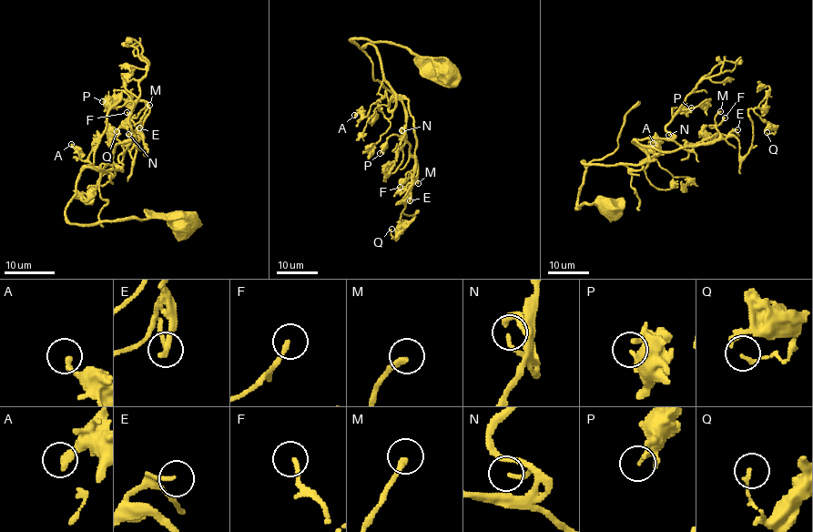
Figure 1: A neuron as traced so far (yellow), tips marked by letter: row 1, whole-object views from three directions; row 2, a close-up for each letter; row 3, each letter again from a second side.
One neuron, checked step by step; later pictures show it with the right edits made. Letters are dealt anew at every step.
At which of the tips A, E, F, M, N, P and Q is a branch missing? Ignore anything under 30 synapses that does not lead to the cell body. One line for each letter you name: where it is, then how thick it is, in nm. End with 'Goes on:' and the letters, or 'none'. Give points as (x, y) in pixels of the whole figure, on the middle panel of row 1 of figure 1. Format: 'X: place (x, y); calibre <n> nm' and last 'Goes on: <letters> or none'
F: place (400, 187); calibre 170 nm
M: place (418, 183); calibre 280 nm
N: place (401, 130); calibre 150 nm
Goes on: F, M, N

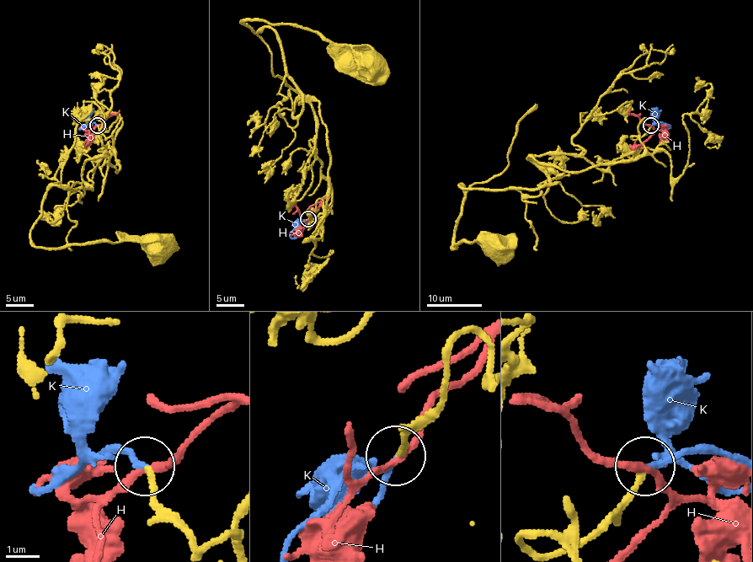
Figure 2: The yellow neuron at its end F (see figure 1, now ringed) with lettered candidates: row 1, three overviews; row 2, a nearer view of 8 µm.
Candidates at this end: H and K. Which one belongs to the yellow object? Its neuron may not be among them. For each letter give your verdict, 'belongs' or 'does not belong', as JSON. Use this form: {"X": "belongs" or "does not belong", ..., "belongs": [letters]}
{"H": "does not belong", "K": "belongs", "belongs": ["K"]}

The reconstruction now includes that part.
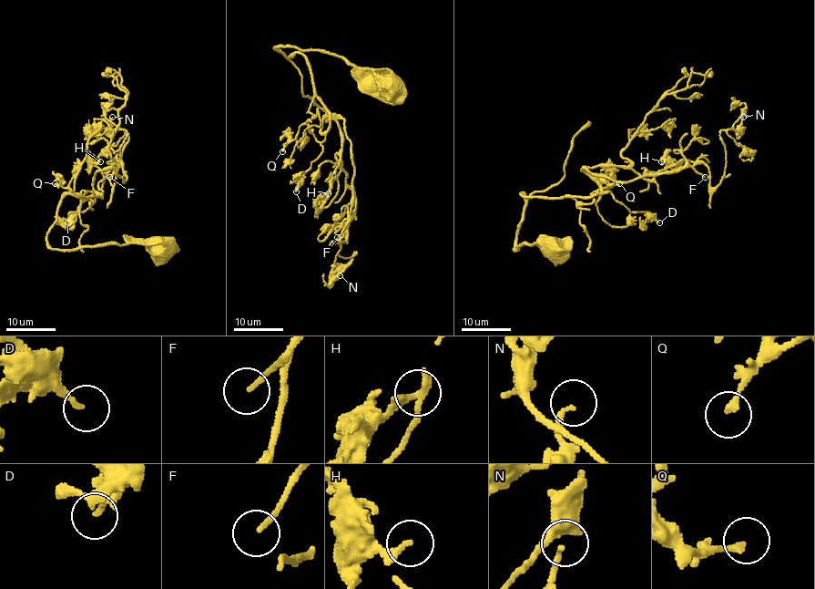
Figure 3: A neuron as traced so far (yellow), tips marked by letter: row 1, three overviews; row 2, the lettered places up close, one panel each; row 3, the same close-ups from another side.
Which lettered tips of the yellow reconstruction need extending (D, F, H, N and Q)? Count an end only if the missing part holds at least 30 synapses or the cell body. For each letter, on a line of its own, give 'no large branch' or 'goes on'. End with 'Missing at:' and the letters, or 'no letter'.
D: no large branch
F: no large branch
H: no large branch
N: no large branch
Q: no large branch
Missing at: no letter

